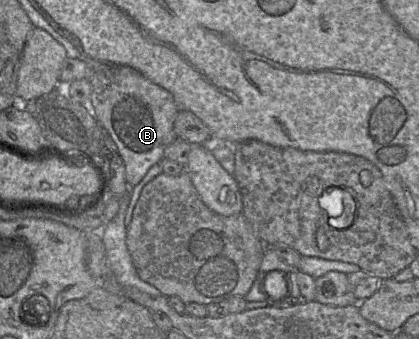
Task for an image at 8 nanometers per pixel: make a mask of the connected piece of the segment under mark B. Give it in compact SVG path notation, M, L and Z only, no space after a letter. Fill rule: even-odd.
M89 59L91 111L98 126L107 130L125 165L126 181L136 186L148 170L164 158L164 150L177 139L173 126L178 112L172 94L132 67Z

